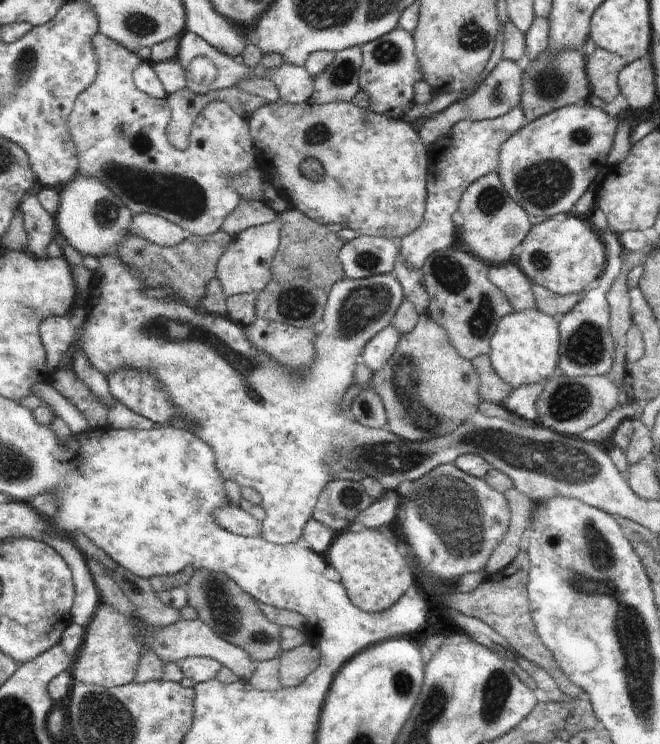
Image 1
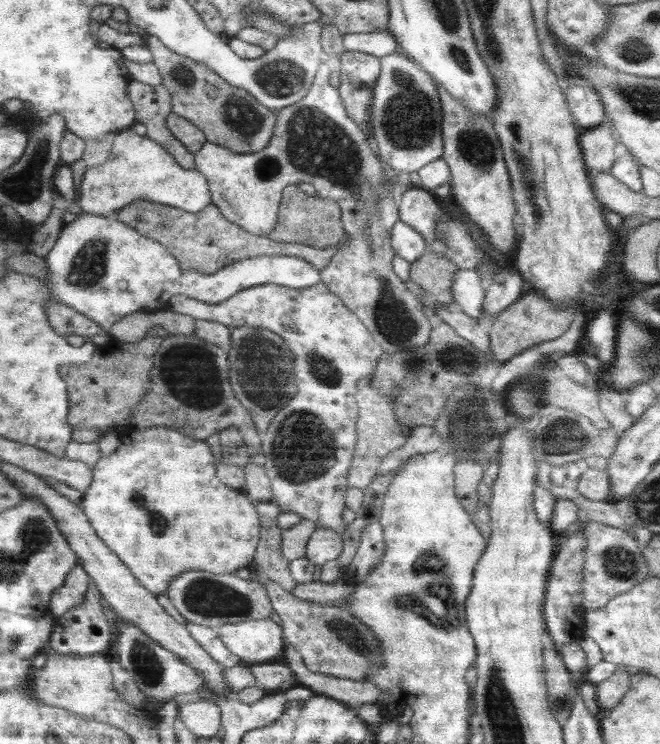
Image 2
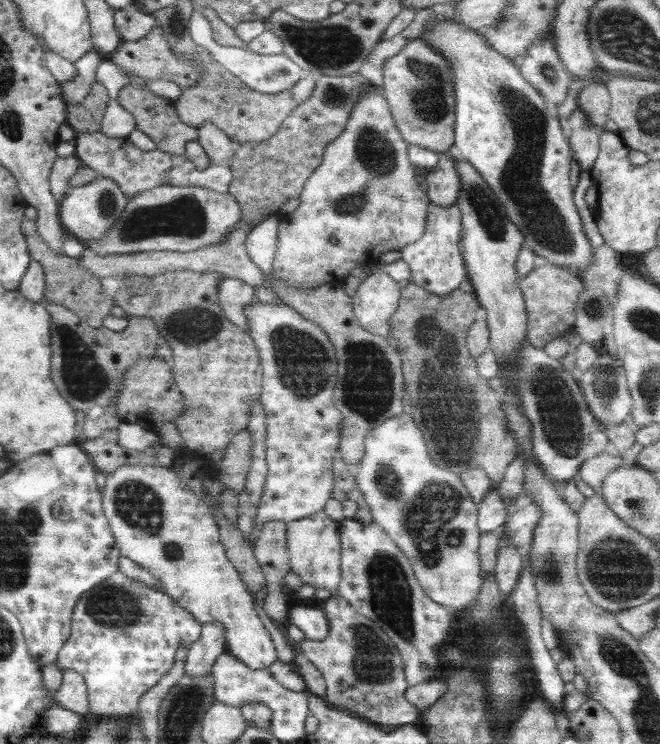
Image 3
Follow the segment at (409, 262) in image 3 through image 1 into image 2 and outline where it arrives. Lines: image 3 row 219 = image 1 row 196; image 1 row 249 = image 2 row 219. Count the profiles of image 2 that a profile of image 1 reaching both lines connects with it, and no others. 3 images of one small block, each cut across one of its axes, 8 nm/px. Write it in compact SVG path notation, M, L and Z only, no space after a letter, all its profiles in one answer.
M415 186L404 191L397 214L399 220L424 238L427 251L446 257L448 245L436 237L436 226L444 218L444 209L433 192Z

